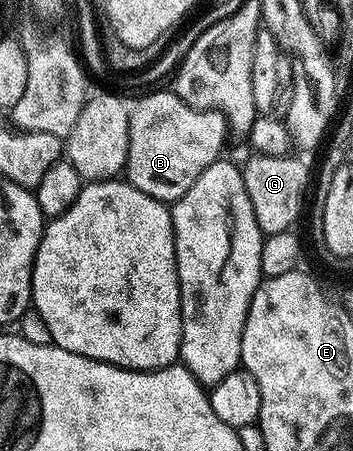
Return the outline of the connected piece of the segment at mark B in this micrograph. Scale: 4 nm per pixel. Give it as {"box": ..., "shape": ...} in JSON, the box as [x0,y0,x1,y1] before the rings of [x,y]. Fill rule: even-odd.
{"box":[126,91,226,203],"shape":[[[175,91],[148,93],[128,115],[126,180],[155,201],[175,203],[221,156],[226,122],[214,109],[191,109]]]}

